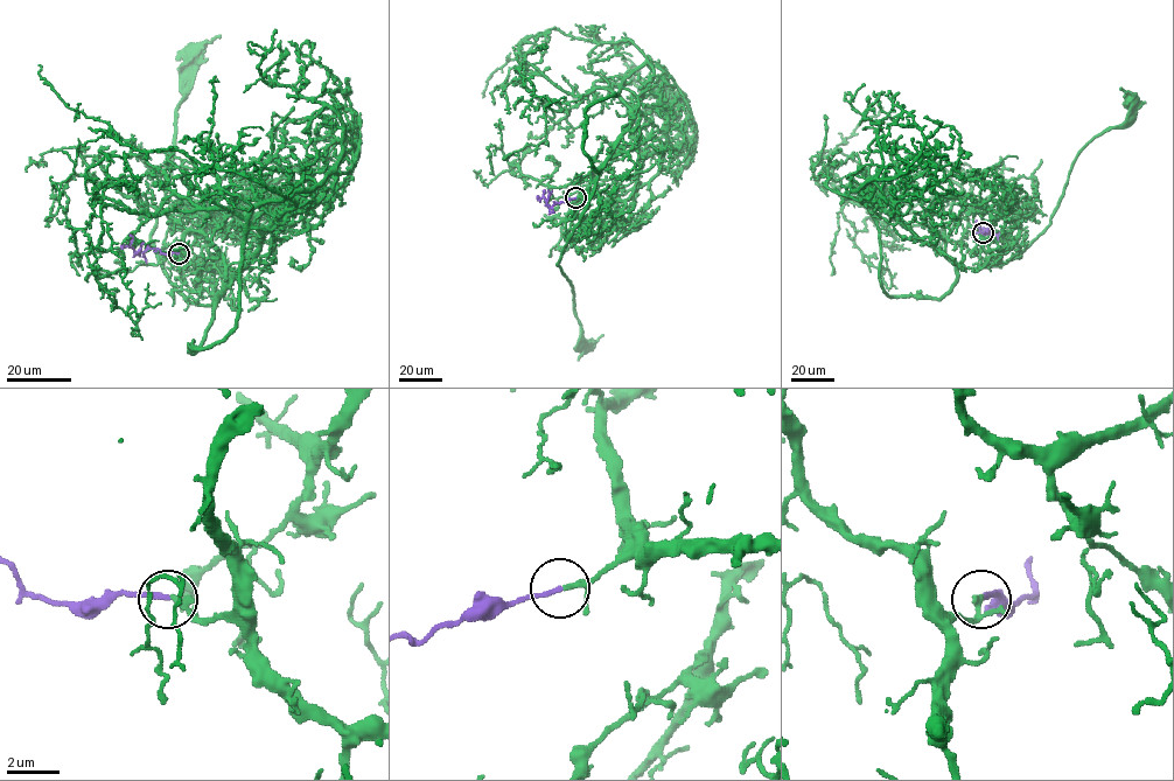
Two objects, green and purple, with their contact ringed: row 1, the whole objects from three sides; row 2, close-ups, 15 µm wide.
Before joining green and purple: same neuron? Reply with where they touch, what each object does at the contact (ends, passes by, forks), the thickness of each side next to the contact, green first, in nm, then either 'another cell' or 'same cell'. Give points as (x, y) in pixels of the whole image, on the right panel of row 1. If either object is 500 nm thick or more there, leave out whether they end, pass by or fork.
place (983, 232); green ends; purple ends; calibres 240 and 180 nm; same cell

